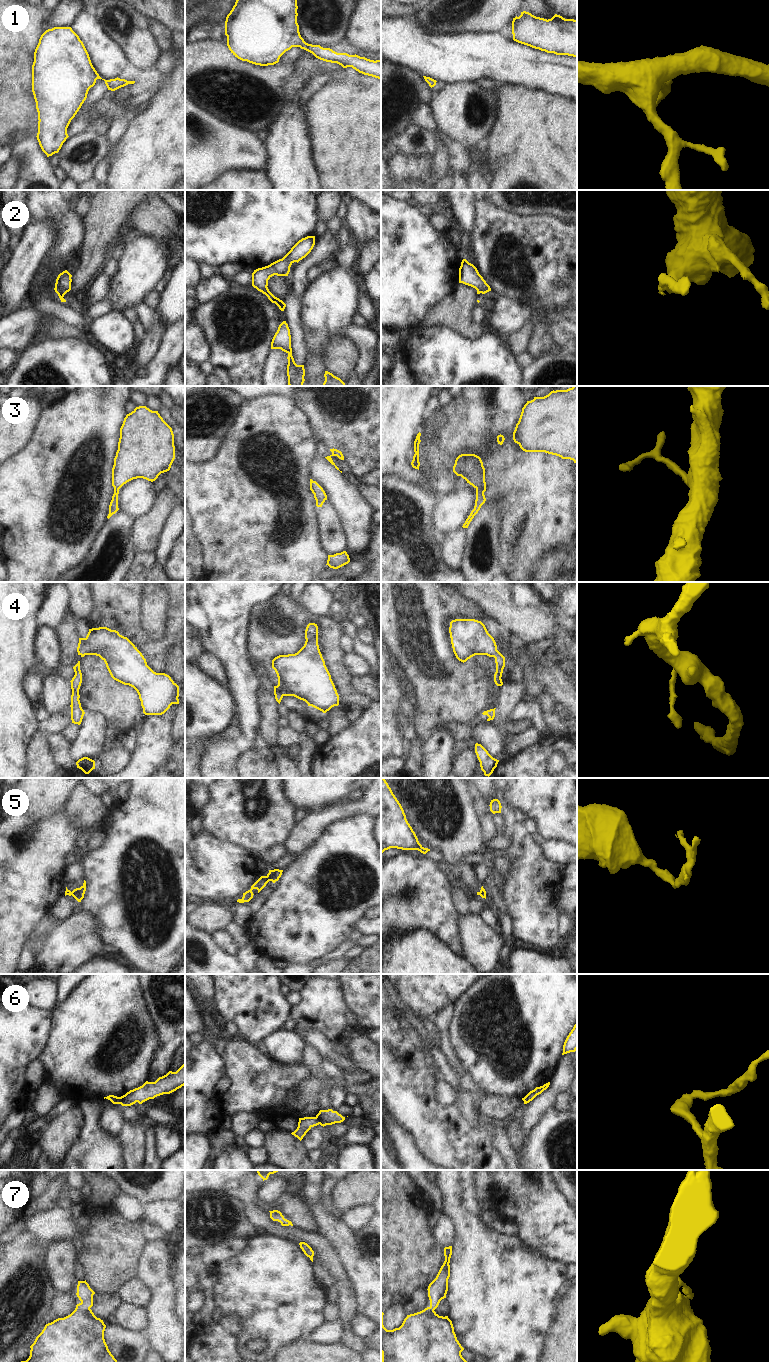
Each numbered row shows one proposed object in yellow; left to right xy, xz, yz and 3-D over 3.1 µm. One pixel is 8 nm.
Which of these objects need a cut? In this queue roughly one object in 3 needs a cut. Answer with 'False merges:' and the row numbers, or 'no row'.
False merges: 5, 6

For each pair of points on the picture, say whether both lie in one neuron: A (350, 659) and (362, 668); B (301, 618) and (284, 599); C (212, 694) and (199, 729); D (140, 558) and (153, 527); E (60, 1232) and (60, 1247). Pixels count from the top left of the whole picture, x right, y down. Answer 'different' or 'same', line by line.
A: same
B: same
C: same
D: different
E: different

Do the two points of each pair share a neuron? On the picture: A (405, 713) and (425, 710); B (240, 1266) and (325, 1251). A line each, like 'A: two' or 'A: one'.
A: two
B: two

